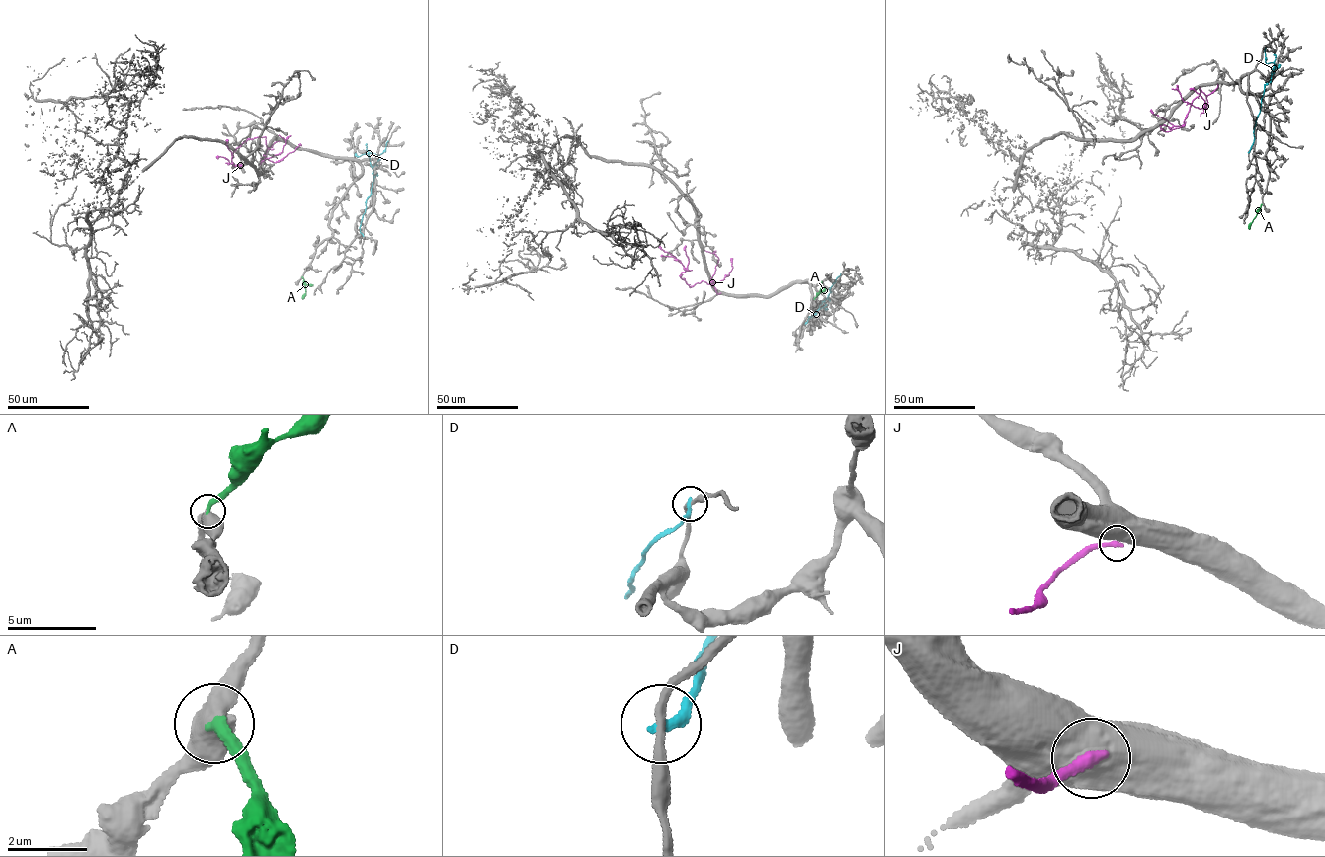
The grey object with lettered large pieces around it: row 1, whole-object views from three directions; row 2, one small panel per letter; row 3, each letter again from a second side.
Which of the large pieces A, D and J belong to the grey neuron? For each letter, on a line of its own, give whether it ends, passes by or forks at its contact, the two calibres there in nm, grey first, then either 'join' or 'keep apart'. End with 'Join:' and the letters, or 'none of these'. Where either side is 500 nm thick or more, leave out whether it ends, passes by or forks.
A: 550 nm thick on the grey side, 320 nm on the other; join
D: it ends there; 240 nm thick on the grey side, 280 nm on the other; keep apart
J: 800 nm thick on the grey side, 320 nm on the other; keep apart
Join: A

